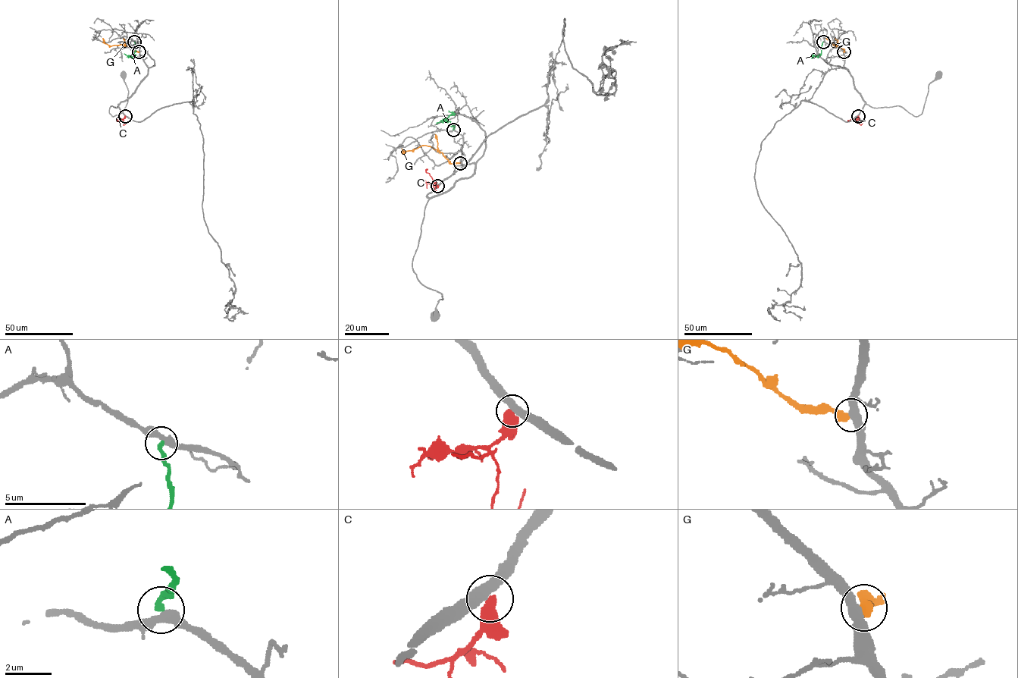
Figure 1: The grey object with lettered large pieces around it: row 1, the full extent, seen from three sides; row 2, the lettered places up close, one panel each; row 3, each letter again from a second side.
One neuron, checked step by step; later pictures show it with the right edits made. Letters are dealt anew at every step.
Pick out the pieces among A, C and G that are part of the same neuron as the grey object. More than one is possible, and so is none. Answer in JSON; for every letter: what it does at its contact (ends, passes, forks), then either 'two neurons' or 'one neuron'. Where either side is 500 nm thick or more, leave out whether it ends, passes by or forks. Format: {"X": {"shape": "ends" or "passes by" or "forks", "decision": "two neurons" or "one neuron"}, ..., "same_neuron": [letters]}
{"A": {"shape": "ends", "decision": "two neurons"}, "C": {"decision": "two neurons"}, "G": {"shape": "ends", "decision": "two neurons"}, "same_neuron": []}

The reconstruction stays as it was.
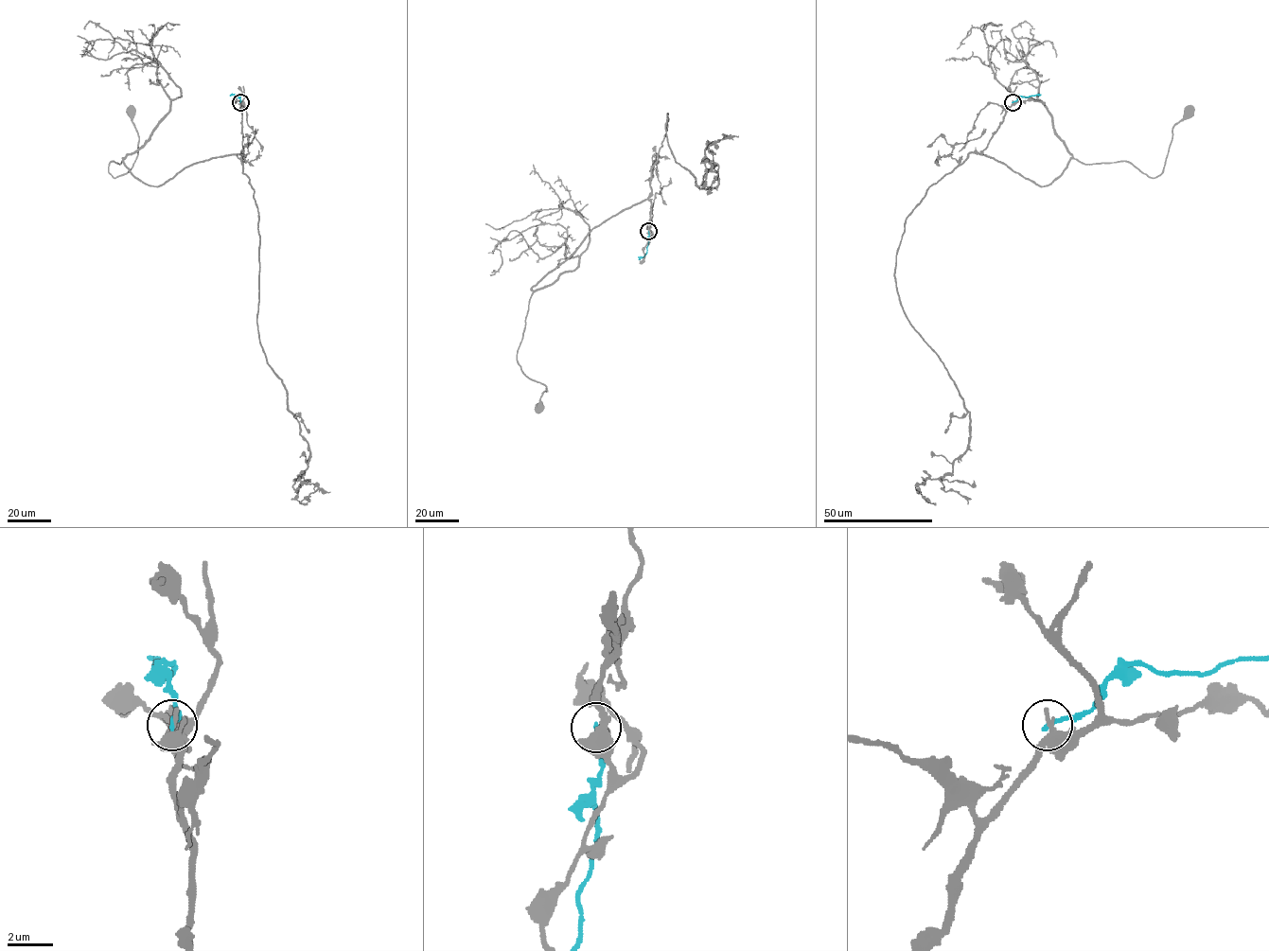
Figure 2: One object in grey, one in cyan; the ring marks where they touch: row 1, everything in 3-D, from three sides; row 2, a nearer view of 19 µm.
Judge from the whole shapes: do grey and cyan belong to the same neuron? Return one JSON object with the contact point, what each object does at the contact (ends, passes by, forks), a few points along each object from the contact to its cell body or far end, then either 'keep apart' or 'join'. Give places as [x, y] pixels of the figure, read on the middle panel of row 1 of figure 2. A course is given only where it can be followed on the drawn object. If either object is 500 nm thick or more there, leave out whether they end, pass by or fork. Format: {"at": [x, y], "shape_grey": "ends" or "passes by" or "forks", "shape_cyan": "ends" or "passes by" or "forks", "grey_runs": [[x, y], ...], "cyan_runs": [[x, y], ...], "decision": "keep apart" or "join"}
{"at": [648, 231], "shape_grey": "ends", "shape_cyan": "ends", "grey_runs": [[648, 231], [651, 204], [647, 199], [595, 227], [532, 288], [517, 361], [527, 377], [546, 387], [537, 406]], "cyan_runs": [[648, 231], [646, 253], [638, 256]], "decision": "keep apart"}

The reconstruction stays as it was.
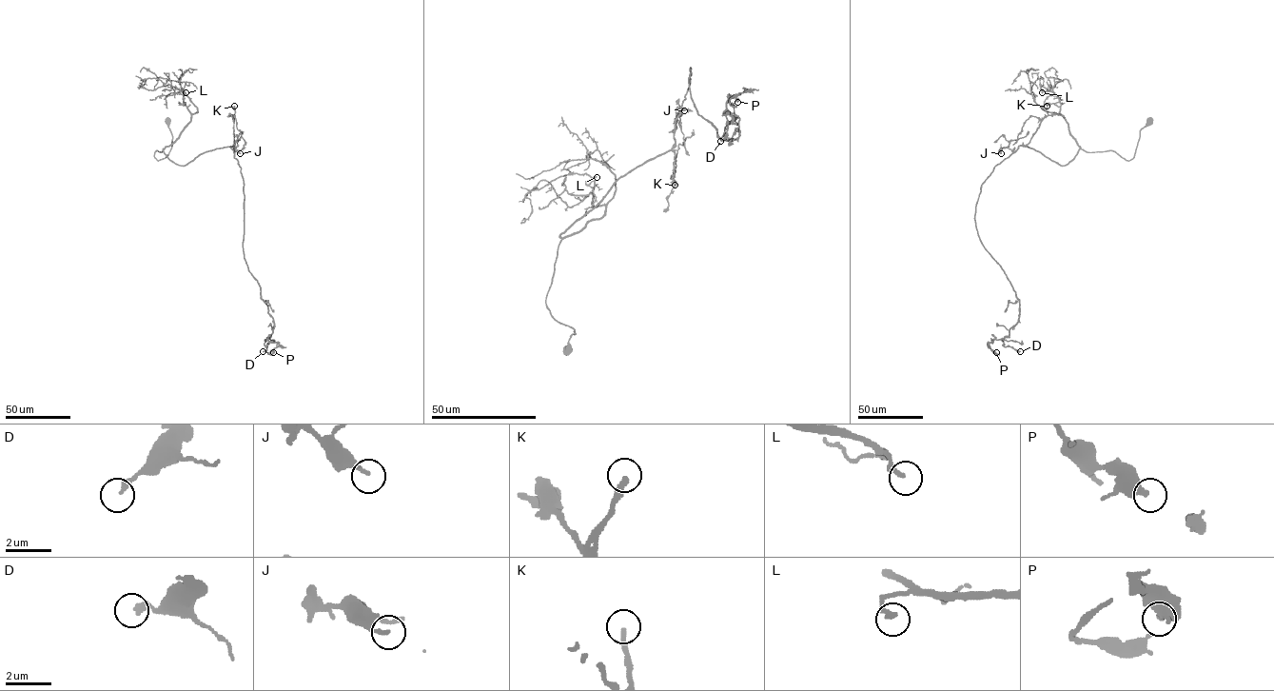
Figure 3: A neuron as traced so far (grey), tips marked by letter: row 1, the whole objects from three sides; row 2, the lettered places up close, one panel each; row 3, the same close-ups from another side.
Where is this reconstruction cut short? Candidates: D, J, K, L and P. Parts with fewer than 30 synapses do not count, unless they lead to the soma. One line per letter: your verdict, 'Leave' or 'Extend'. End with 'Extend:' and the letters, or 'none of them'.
D: Leave
J: Leave
K: Extend
L: Leave
P: Leave
Extend: K

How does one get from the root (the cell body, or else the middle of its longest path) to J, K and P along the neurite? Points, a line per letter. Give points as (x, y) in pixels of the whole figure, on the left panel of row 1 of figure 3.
J: (166, 121), (172, 146), (157, 160), (155, 151), (164, 148), (179, 165), (223, 148), (234, 146), (240, 153)
K: (166, 121), (171, 148), (154, 157), (164, 148), (185, 165), (234, 145), (234, 106)
P: (166, 121), (172, 146), (157, 160), (164, 148), (185, 165), (234, 146), (244, 258), (273, 319), (273, 352)

